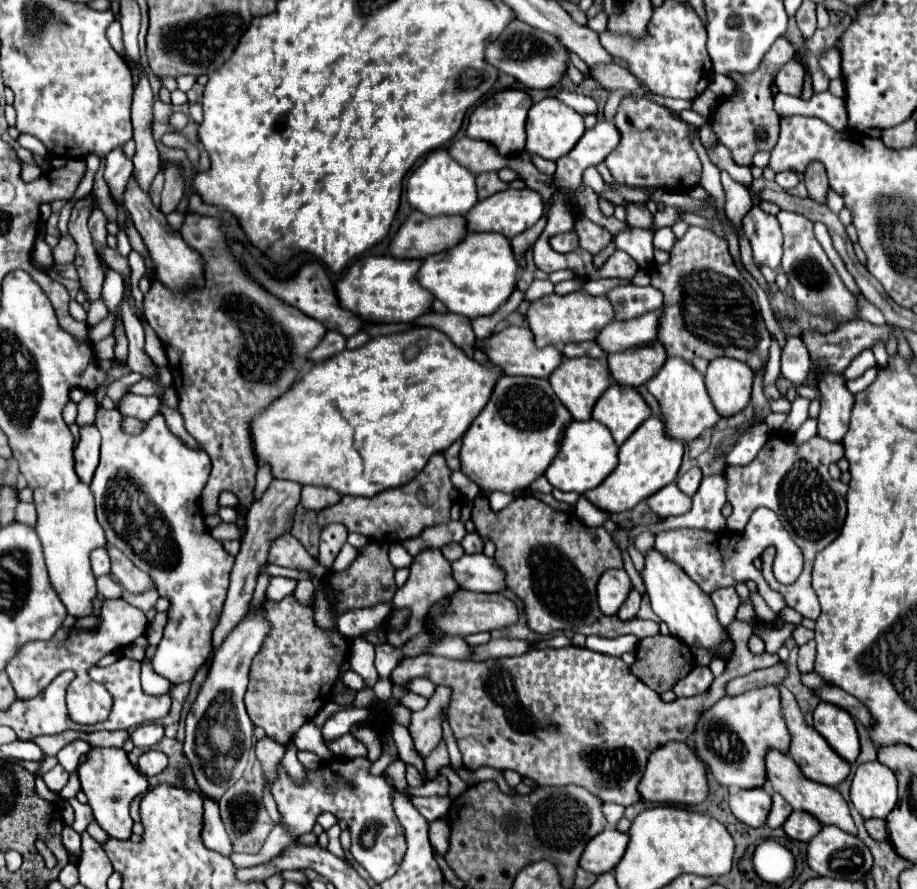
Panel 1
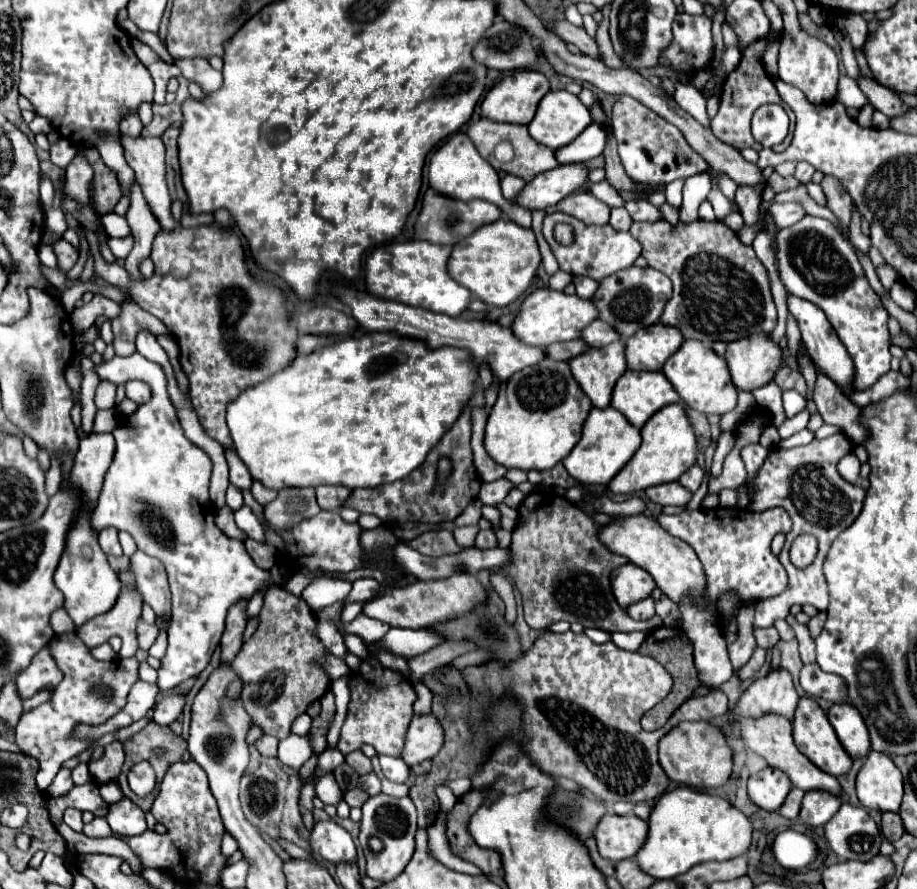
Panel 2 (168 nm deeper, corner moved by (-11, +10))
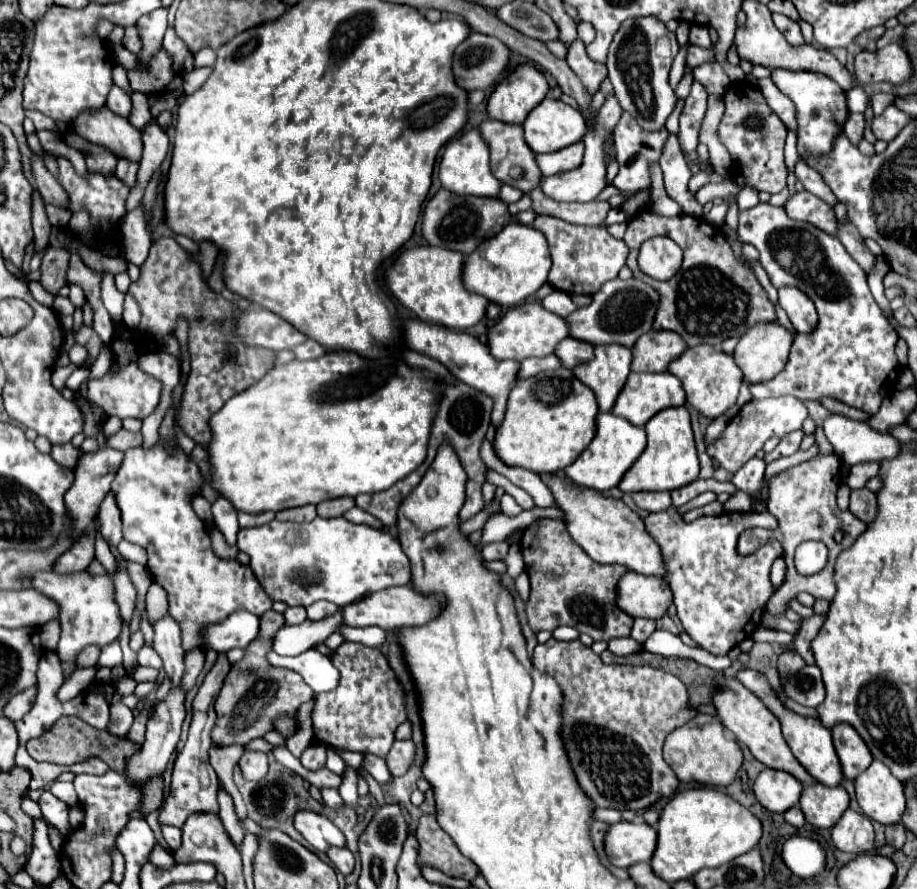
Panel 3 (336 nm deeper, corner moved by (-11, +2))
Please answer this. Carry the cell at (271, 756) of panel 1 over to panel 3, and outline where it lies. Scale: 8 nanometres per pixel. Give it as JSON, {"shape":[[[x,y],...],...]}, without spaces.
{"shape":[[[245,752],[239,760],[243,778],[259,780],[267,774],[267,756],[263,752]]]}

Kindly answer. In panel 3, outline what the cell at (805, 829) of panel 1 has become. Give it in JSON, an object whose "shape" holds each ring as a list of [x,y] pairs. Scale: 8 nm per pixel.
{"shape":[[[815,782],[803,788],[799,804],[811,826],[833,828],[841,814],[849,808],[849,794],[843,786],[829,788]]]}

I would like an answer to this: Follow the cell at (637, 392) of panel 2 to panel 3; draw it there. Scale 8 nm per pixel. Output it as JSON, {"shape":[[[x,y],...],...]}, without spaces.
{"shape":[[[631,372],[621,394],[617,396],[617,402],[615,402],[611,412],[615,416],[627,418],[635,426],[645,426],[647,420],[651,416],[655,416],[659,410],[665,410],[671,406],[683,406],[683,404],[685,404],[685,390],[683,390],[683,384],[679,384],[679,380],[673,374],[669,374],[669,372],[663,372],[663,374]]]}

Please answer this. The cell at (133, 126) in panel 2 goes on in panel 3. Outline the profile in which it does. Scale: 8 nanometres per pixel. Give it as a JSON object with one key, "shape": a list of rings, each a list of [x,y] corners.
{"shape":[[[119,86],[111,88],[111,94],[107,94],[107,108],[113,110],[119,116],[129,116],[131,112],[131,98],[125,90],[121,90]]]}

